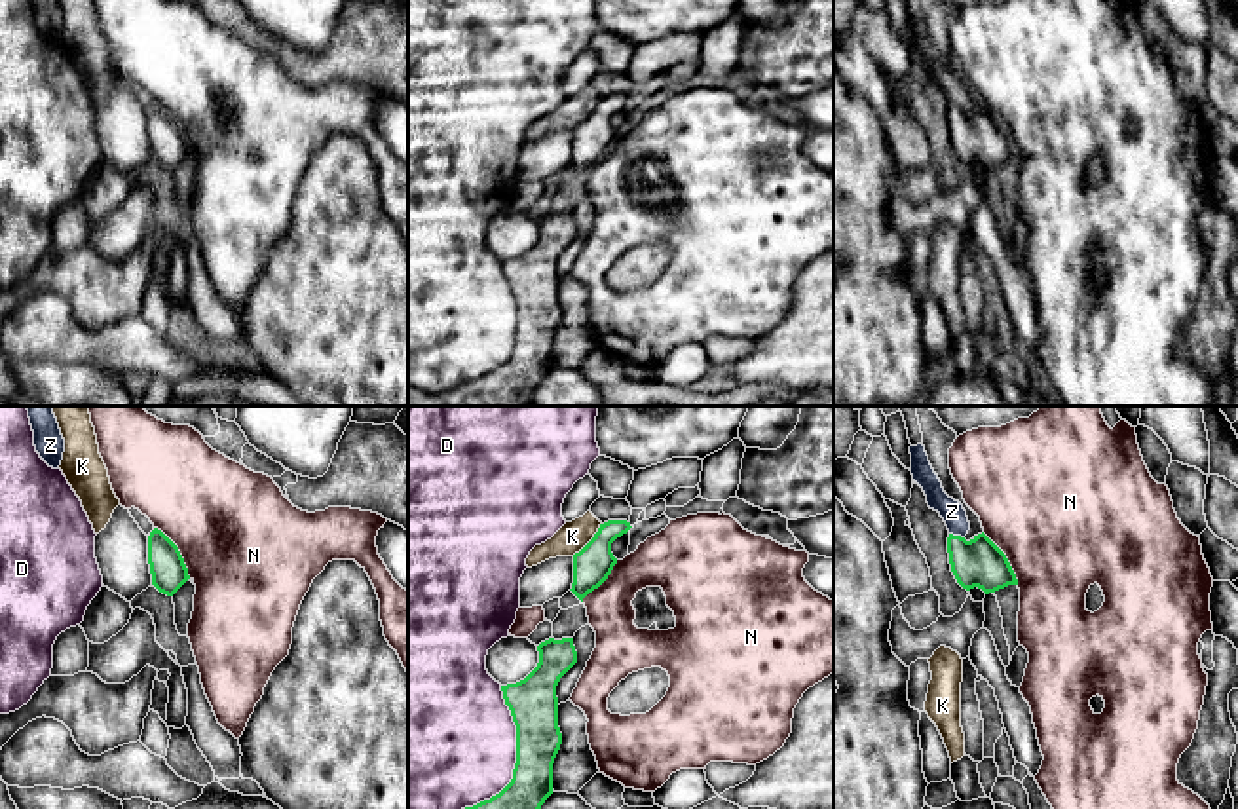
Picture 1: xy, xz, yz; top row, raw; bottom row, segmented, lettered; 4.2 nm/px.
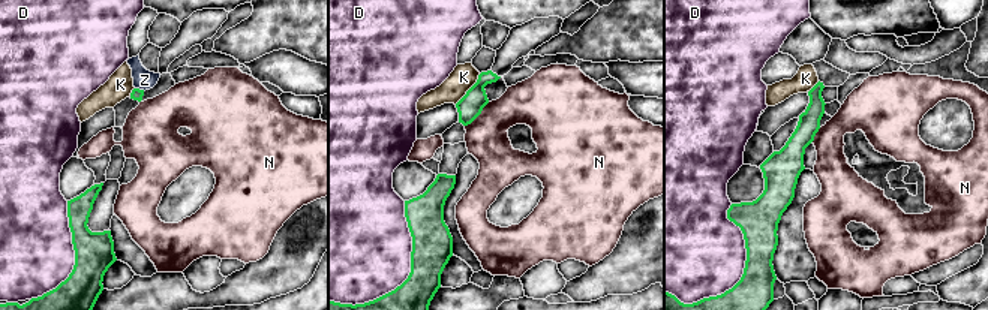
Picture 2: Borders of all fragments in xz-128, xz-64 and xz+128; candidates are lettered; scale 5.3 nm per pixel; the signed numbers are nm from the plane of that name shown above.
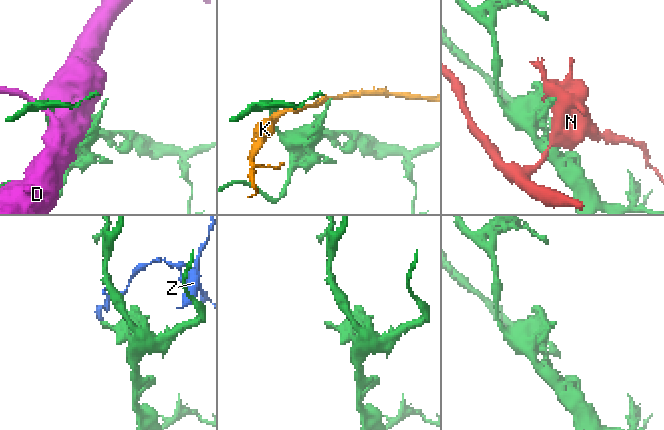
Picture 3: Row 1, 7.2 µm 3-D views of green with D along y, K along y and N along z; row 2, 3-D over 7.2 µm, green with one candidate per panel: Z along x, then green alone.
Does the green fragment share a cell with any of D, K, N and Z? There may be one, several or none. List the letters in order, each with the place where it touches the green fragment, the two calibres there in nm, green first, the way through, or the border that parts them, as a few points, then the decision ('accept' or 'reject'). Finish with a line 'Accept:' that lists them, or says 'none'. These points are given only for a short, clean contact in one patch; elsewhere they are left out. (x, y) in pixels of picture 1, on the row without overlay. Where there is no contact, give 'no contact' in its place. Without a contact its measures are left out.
D: contact xz (507, 359); calibres 280 and 460 nm; reject
K: contact xz (591, 114); calibres 160 and 120 nm; reject
N: contact xy (179, 126); calibres 150 and 500 nm; reject
Z: contact yz (957, 111); calibres 200 and 100 nm; border yz (950, 107), (963, 112); reject
Accept: none

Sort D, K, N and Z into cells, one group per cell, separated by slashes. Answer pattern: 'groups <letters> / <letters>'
groups D / K / N / Z

